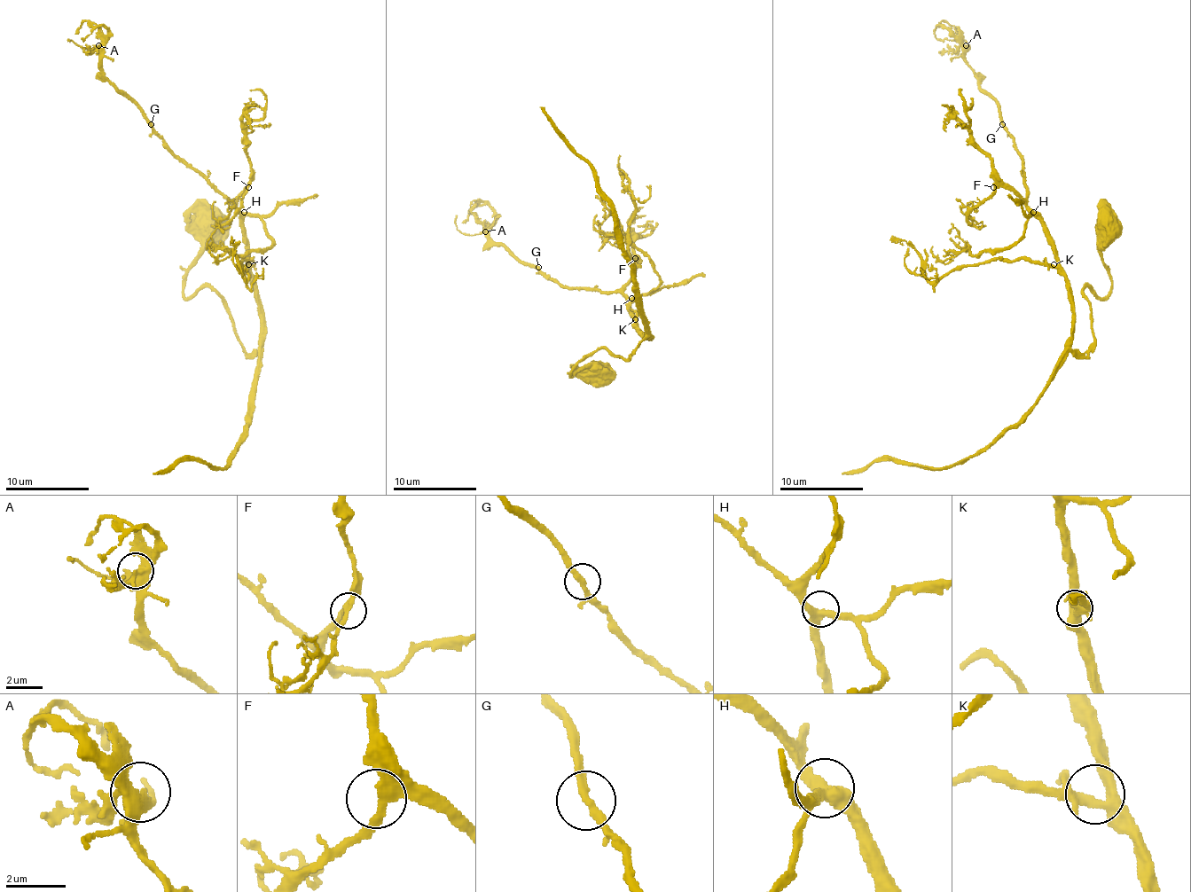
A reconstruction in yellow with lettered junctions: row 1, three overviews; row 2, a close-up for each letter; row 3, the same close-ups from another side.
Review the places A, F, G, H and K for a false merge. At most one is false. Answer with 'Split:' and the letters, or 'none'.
Split: none

